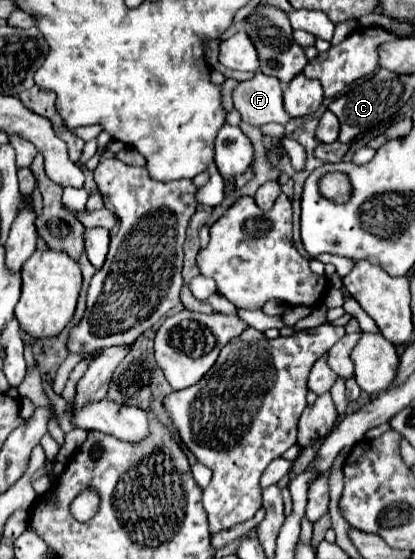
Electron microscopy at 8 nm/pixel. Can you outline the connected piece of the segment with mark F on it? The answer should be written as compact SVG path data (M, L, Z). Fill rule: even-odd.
M255 73L253 79L241 81L233 91L233 103L241 119L255 127L271 121L285 125L289 121L283 109L281 81L263 73Z

